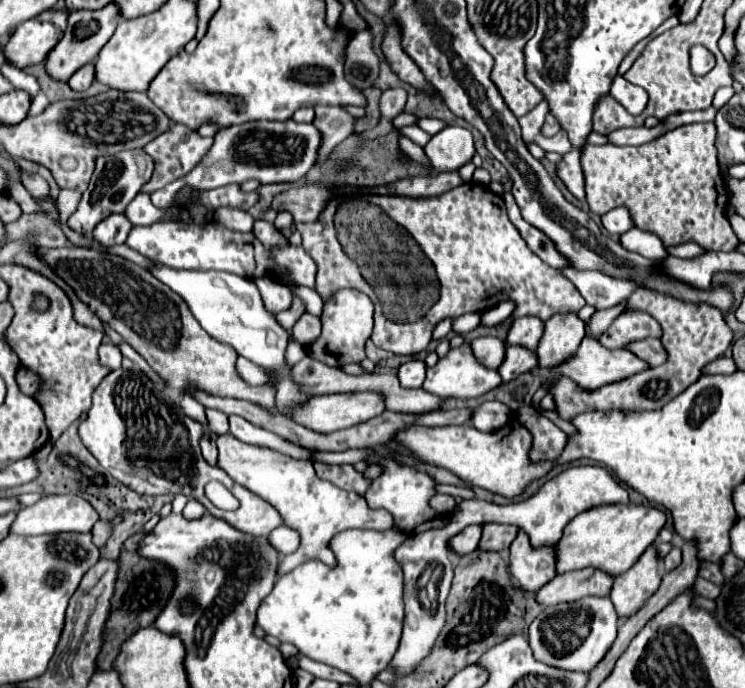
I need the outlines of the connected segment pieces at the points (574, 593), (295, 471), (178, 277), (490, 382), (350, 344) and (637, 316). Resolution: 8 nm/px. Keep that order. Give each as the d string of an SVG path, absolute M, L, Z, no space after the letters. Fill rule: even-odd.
M587 567L585 571L569 571L551 579L537 591L537 601L547 607L563 601L577 601L583 595L605 597L611 587L613 577L605 575L605 571L593 571L593 567Z
M233 435L217 437L217 449L219 449L217 465L235 483L247 487L255 495L269 501L281 513L285 525L301 533L301 545L293 555L283 557L283 563L280 563L278 569L279 577L307 559L319 559L327 567L335 567L337 561L329 549L329 541L339 531L355 529L355 527L385 531L393 527L393 517L385 509L369 509L369 505L361 495L341 491L339 487L333 487L333 483L325 483L323 479L317 479L311 461L299 461L281 455L277 451L271 451L267 447L241 443Z
M151 261L149 273L183 297L195 319L213 339L233 347L237 355L259 365L269 375L270 383L276 388L275 403L281 415L291 418L290 411L293 411L294 407L311 399L311 395L304 394L293 381L291 367L285 361L285 351L291 341L291 333L283 329L277 323L275 315L265 309L259 291L251 279L225 271L181 271L165 267L157 261Z
M463 343L461 347L451 349L443 359L439 359L435 367L427 369L427 379L423 383L423 389L429 393L435 393L439 397L445 397L445 399L449 399L449 397L471 399L471 397L479 397L479 395L483 395L483 393L487 393L499 385L501 385L499 371L481 365L473 355L471 345Z
M341 289L333 295L333 299L323 309L323 333L317 341L313 341L307 347L307 353L313 351L327 351L333 355L337 367L343 367L347 363L359 363L365 359L365 341L371 337L373 329L373 303L367 295L355 291L355 289ZM325 343L325 349L323 349Z
M627 311L619 315L609 329L599 337L601 345L607 349L623 349L631 341L639 341L645 337L661 337L659 323L641 311Z

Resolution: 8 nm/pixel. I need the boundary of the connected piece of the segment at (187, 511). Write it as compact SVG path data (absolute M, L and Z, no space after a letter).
M189 499L189 503L187 503L185 509L183 509L183 515L185 515L187 519L199 519L203 513L205 513L205 507L203 507L201 503L197 503L195 499Z

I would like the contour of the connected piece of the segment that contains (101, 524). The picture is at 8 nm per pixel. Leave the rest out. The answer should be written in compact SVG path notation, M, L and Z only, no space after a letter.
M99 519L99 521L95 523L95 527L93 527L93 543L95 543L97 547L105 547L107 539L111 537L111 531L113 531L115 523L117 523L117 519L111 519L111 521L101 521L101 519Z

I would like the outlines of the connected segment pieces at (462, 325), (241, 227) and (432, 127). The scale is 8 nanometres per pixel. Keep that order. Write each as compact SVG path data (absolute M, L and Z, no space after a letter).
M475 313L475 315L461 315L455 319L453 323L453 331L455 333L467 333L467 331L473 331L475 327L479 327L481 323L481 313Z
M221 207L215 211L215 219L221 221L225 227L233 229L233 231L251 231L255 219L251 217L251 213L241 211L241 209L231 209L231 207Z
M420 118L417 125L431 136L437 134L446 126L443 121L433 118Z

